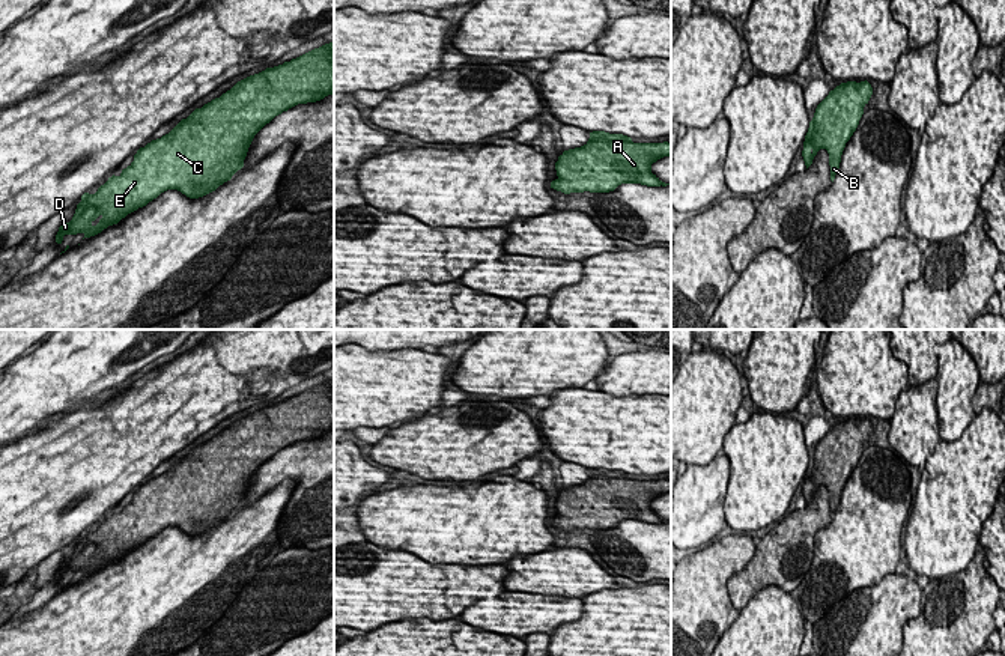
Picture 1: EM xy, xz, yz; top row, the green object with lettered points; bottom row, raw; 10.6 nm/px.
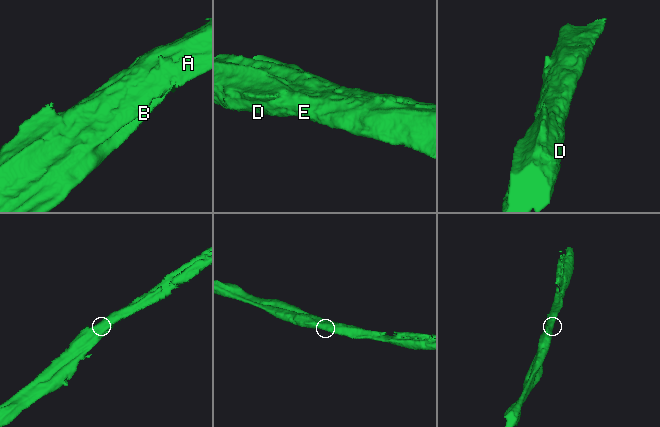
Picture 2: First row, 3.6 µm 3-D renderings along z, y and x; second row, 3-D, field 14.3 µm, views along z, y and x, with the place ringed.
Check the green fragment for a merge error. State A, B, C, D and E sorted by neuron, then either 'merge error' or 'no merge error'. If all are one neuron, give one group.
A B C D E | no merge error

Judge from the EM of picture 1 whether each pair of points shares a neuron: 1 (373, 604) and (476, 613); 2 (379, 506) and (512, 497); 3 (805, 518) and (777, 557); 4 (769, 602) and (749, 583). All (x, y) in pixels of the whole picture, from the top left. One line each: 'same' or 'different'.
1: different
2: same
3: same
4: different

